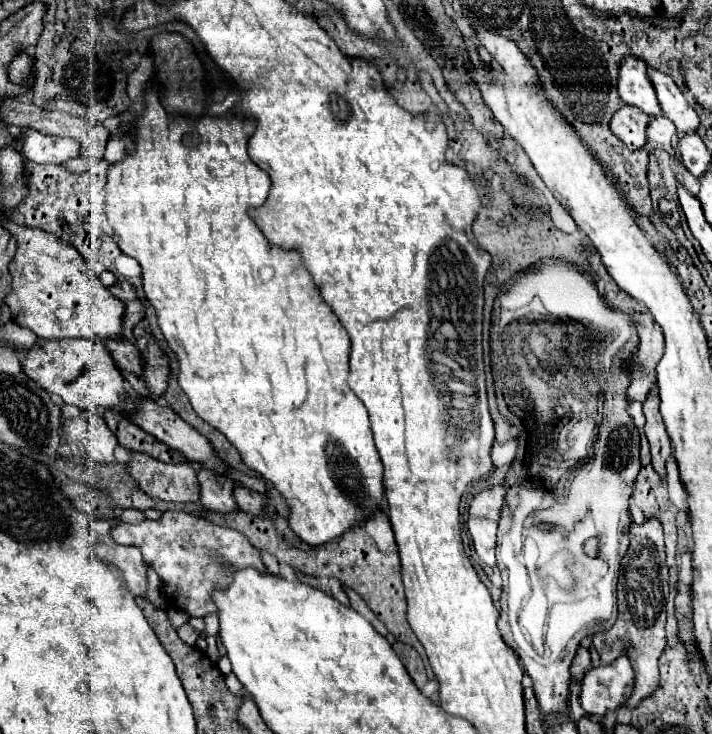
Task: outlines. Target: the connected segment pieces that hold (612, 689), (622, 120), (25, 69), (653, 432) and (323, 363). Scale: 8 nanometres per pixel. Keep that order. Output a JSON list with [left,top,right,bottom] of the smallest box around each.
[[579,656,633,716],[609,104,649,150],[9,54,33,82],[643,386,673,478],[101,92,385,546]]

